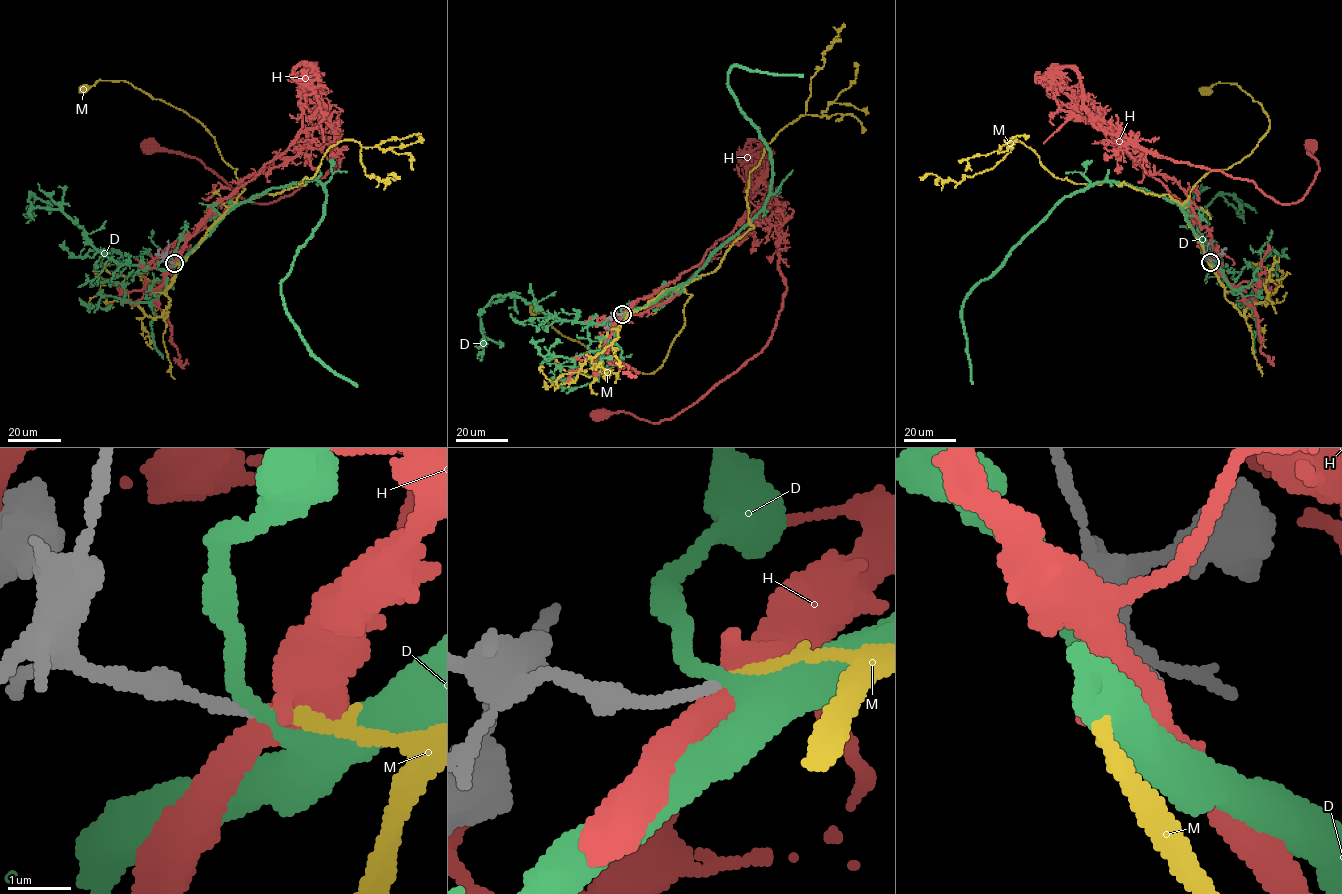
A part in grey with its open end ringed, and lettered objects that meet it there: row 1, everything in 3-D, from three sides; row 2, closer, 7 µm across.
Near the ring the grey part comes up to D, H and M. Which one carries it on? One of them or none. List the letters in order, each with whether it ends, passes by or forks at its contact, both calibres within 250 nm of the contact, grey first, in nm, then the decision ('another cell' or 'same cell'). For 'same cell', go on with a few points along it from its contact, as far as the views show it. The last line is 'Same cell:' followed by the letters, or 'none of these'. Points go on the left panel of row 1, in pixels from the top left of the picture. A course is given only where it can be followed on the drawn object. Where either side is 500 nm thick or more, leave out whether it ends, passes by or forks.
D: it passes by; 180 nm thick on the grey side, 260 nm on the other; another cell
H: it forks there; 200 nm thick on the grey side, 400 nm on the other; another cell
M: it ends there; 180 nm thick on the grey side, 200 nm on the other; another cell
Same cell: none of these

